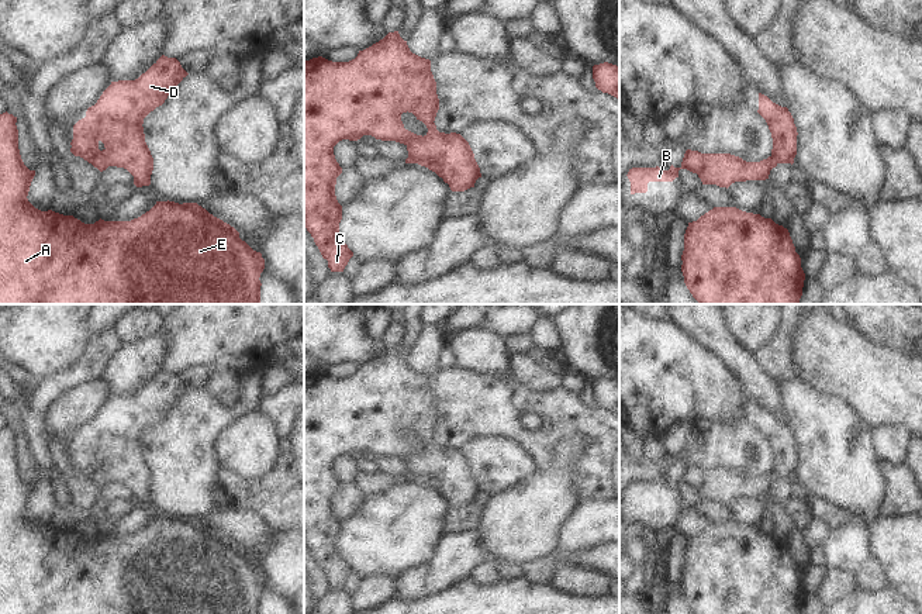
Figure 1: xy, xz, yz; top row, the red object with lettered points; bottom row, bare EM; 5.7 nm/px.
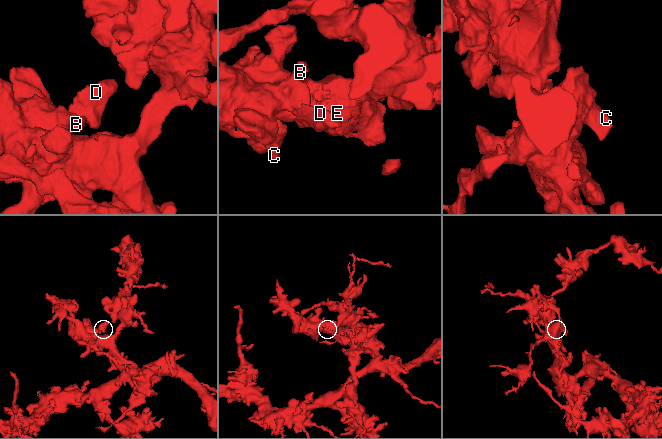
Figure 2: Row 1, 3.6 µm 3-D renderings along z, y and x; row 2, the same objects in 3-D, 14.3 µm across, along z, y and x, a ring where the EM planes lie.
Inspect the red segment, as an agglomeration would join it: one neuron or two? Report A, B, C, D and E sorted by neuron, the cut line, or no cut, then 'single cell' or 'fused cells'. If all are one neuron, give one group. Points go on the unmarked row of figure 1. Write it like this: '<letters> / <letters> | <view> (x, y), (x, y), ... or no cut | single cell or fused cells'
A B C D E | no cut | single cell

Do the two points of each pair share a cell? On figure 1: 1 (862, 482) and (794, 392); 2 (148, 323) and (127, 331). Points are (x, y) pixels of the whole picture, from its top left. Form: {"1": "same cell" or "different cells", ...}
{"1": "same cell", "2": "same cell"}

